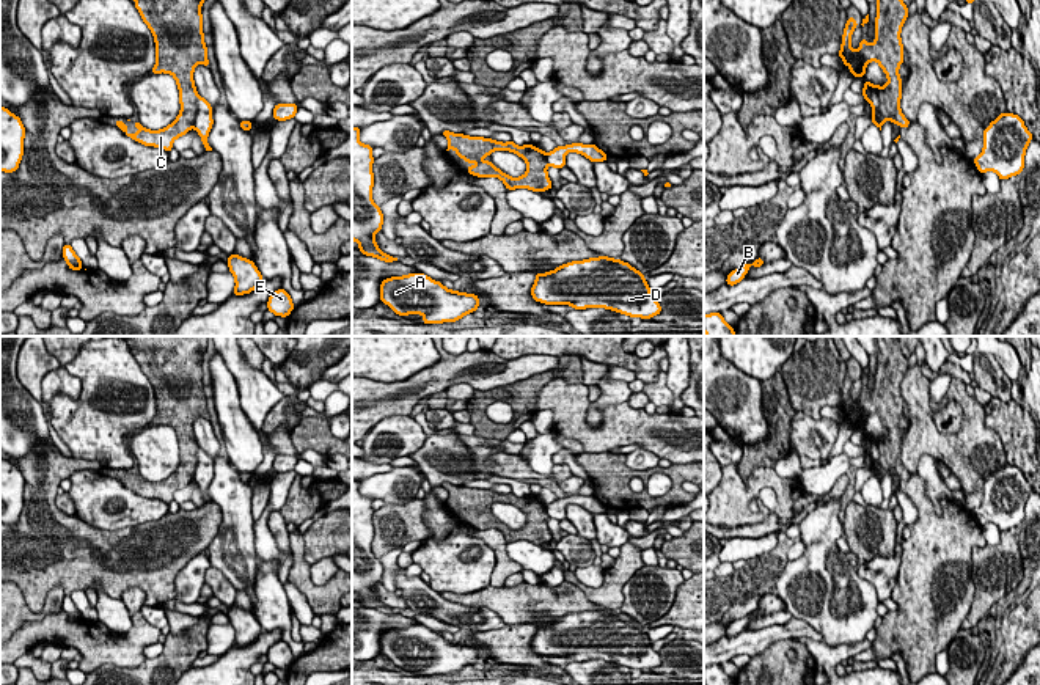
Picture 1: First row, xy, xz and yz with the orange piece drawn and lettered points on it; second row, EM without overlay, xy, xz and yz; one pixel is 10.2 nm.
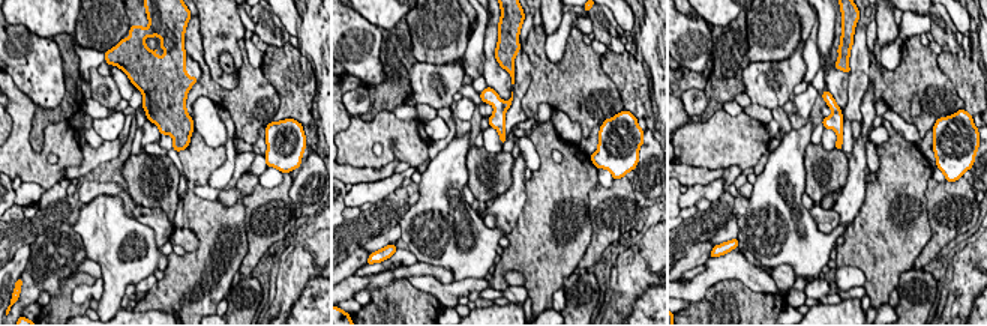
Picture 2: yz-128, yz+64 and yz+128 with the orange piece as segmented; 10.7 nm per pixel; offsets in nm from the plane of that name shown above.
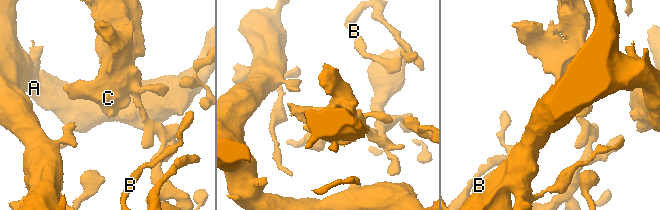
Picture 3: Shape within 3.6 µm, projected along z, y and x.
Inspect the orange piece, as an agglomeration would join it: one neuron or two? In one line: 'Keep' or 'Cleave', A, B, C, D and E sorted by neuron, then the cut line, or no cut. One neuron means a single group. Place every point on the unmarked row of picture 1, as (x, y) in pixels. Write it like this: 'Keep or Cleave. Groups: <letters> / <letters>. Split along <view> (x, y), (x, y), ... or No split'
Cleave. Groups: A B D E / C. Split along yz (864, 439), (869, 439), (877, 446), (877, 467), (883, 475)

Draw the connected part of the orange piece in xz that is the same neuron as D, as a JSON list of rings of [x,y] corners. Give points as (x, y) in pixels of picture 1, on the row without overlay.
[[[608,608],[572,613],[551,624],[536,625],[531,647],[545,657],[605,660],[641,671],[661,665],[644,627],[628,614]]]

